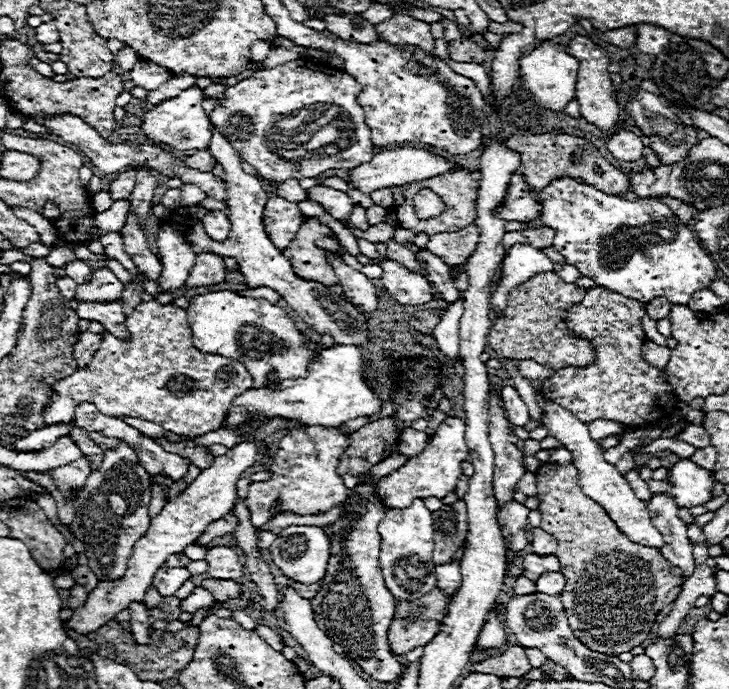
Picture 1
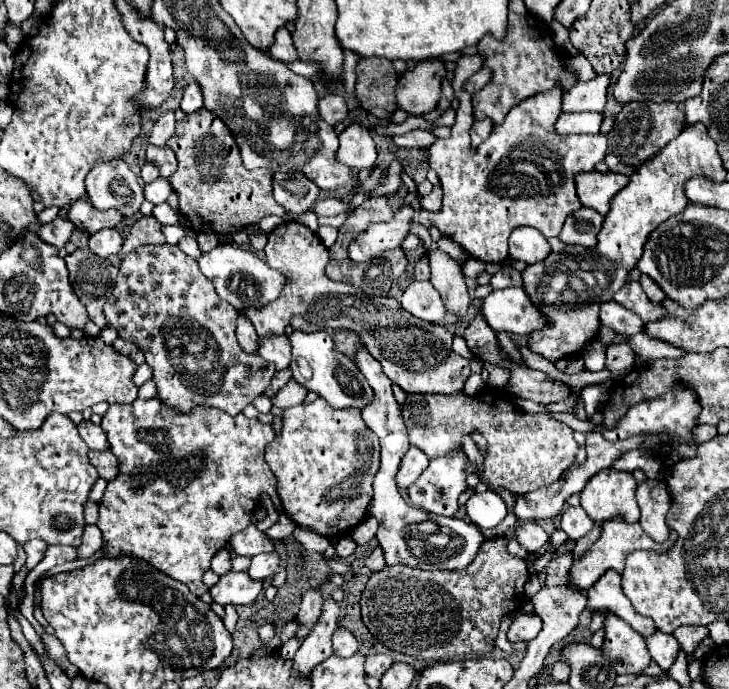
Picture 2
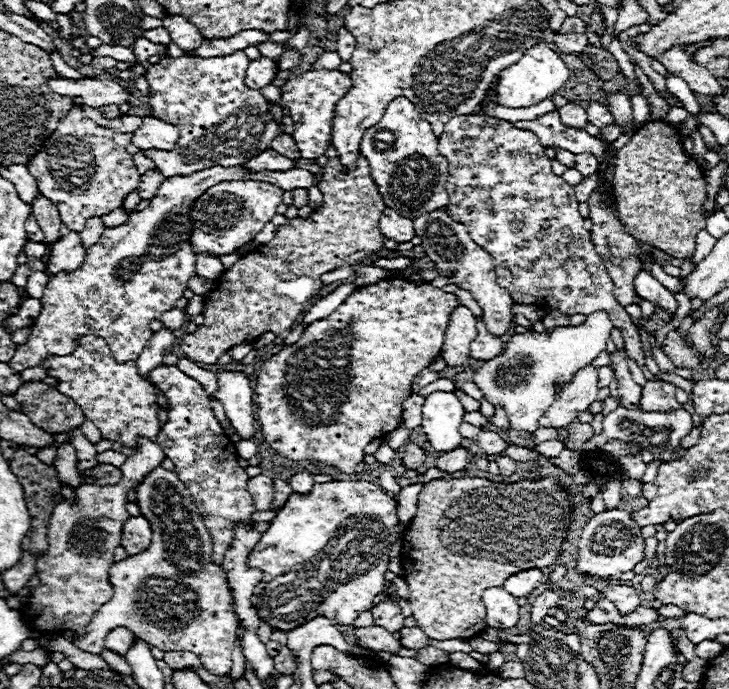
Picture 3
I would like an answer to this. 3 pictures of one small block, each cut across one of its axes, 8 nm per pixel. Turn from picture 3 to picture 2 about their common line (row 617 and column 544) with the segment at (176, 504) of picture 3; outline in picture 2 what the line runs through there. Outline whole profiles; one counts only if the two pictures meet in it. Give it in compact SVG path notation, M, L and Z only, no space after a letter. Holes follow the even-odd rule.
M478 54L462 56L456 61L454 78L451 82L456 90L456 98L460 100L460 106L456 110L456 122L452 126L452 132L448 138L436 140L430 146L430 168L436 170L442 190L444 190L444 200L442 200L442 210L438 214L430 214L426 210L412 210L410 206L404 206L390 222L386 224L372 224L366 232L362 232L348 248L348 254L354 262L364 262L368 258L380 256L386 250L398 248L408 234L408 220L414 218L416 222L424 224L426 228L430 224L438 226L442 236L452 238L458 242L470 256L482 260L482 262L504 262L508 258L508 236L516 226L534 226L538 228L546 238L558 236L562 230L562 224L568 214L576 212L582 204L576 194L576 184L574 178L582 170L594 170L598 162L604 160L606 150L608 150L608 136L606 134L571 134L558 135L554 132L554 122L561 113L562 92L554 88L552 92L544 92L538 96L530 96L522 100L518 106L514 106L504 124L496 126L490 138L486 138L478 150L474 152L471 148L470 128L474 123L472 116L472 95L468 92L460 92L464 82L475 72L482 68L483 60Z

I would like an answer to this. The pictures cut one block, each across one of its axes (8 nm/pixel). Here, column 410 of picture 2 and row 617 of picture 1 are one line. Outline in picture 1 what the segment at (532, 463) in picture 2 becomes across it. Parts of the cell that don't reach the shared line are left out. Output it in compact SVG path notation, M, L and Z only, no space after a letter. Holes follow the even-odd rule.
M432 588L428 594L424 594L422 598L414 598L414 600L398 600L398 608L396 608L396 616L390 624L388 630L388 642L392 652L396 652L398 656L410 652L416 646L426 646L442 628L442 618L446 616L446 606L450 604L450 596L444 594L440 588Z

